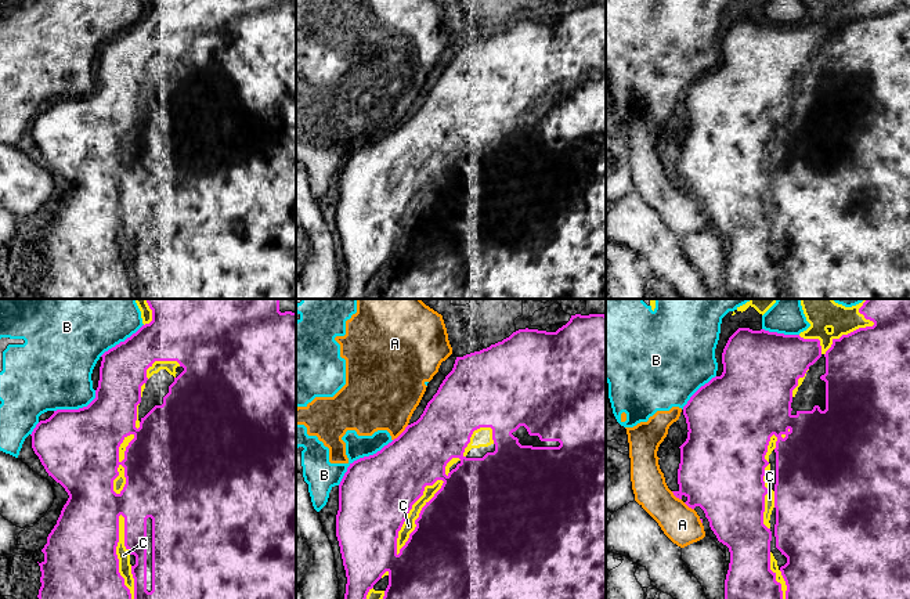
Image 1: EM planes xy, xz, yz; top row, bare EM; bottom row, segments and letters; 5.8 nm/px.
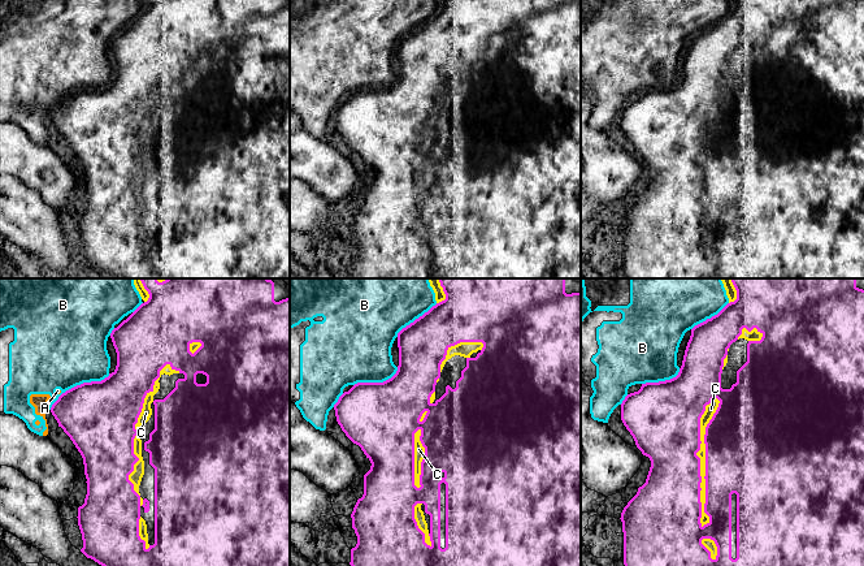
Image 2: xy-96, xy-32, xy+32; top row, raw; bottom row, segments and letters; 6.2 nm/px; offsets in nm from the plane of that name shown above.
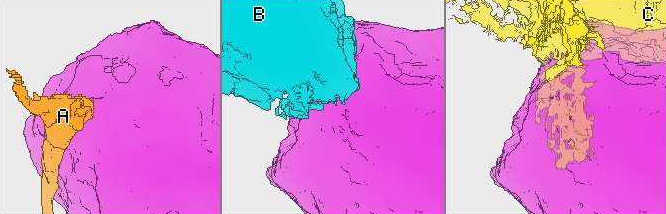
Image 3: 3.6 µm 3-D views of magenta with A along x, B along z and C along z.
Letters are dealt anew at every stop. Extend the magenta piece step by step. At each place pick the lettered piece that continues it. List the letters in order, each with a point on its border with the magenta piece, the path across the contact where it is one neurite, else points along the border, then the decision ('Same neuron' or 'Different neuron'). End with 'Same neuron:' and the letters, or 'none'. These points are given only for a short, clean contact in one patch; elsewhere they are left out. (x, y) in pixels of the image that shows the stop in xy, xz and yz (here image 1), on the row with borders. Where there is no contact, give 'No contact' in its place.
A: Touches magenta at xz (401, 433). Different neuron
B: Touches magenta at xz (361, 458). Different neuron
C: Touches magenta at xz (418, 518). Different neuron
Same neuron: none

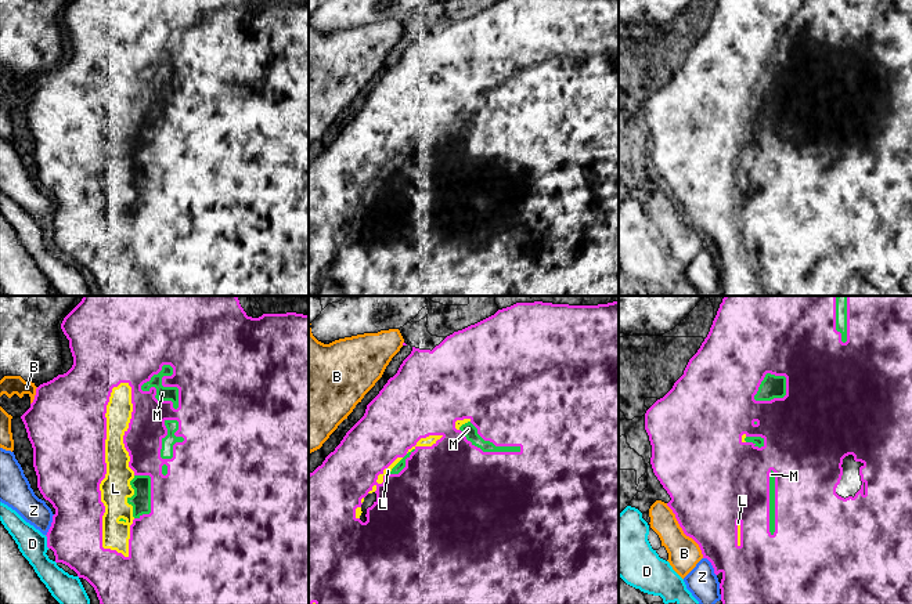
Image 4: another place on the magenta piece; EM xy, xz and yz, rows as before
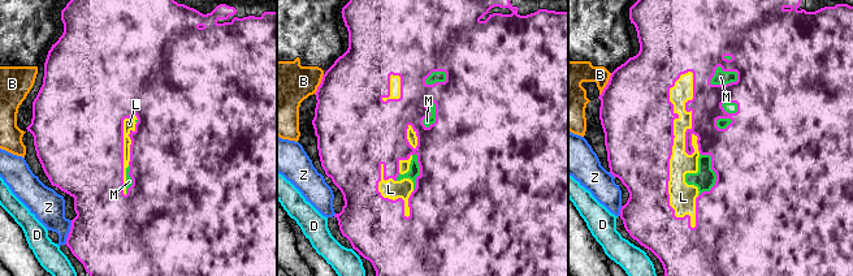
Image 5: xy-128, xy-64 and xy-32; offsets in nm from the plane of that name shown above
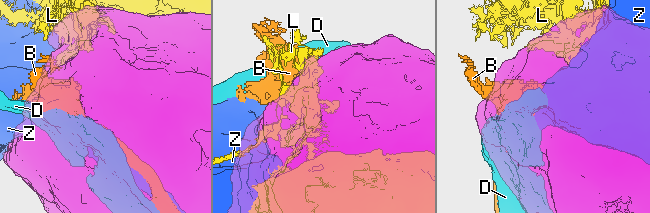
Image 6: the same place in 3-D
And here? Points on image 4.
B: Touches magenta at yz (682, 530). Different neuron
D: Touches magenta at xy (47, 542). Different neuron
L: Touches magenta at xy (104, 476). Different neuron
M: Touches magenta at xy (165, 386). Same neuron
Z: Touches magenta at xy (51, 525). Different neuron
Same neuron: M

